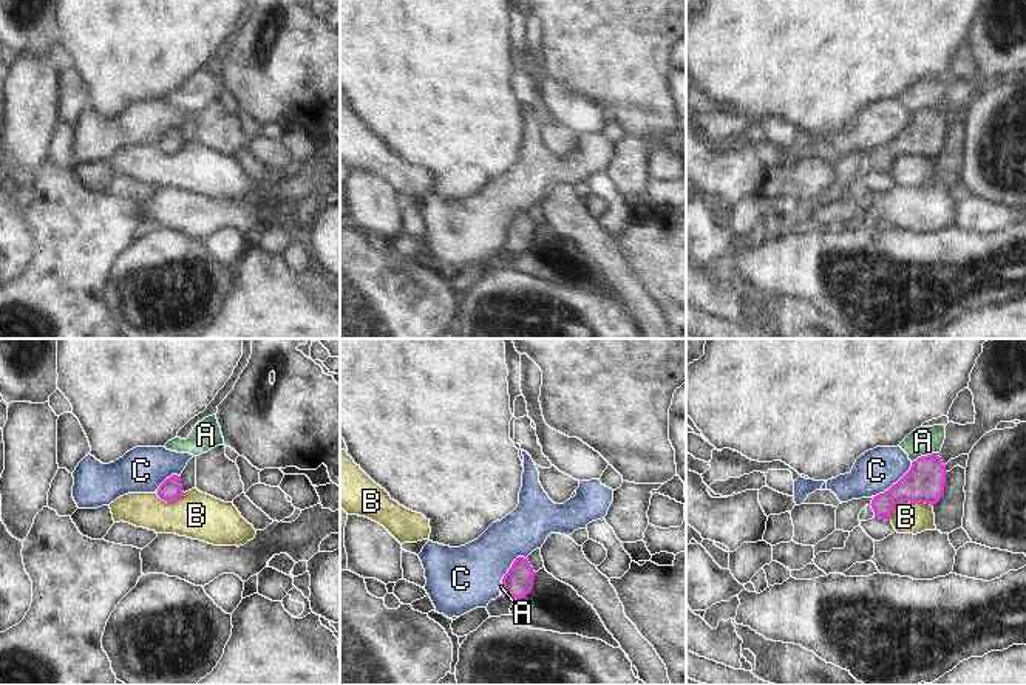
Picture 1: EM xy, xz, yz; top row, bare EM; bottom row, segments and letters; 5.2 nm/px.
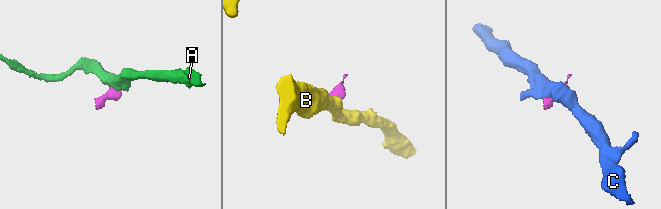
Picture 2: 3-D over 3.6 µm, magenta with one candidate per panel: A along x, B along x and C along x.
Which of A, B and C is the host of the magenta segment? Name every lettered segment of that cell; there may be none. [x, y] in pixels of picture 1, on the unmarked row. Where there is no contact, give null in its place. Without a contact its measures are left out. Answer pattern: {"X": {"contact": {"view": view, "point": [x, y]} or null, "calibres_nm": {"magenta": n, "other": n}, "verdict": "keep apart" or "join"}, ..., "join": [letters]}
{"A": {"contact": {"view": "yz", "point": [924, 110]}, "calibres_nm": {"magenta": 200, "other": 150}, "verdict": "keep apart"}, "B": {"contact": {"view": "yz", "point": [906, 153]}, "calibres_nm": {"magenta": 200, "other": 160}, "verdict": "keep apart"}, "C": {"contact": {"view": "yz", "point": [893, 138]}, "calibres_nm": {"magenta": 200, "other": 220}, "verdict": "keep apart"}, "join": []}

